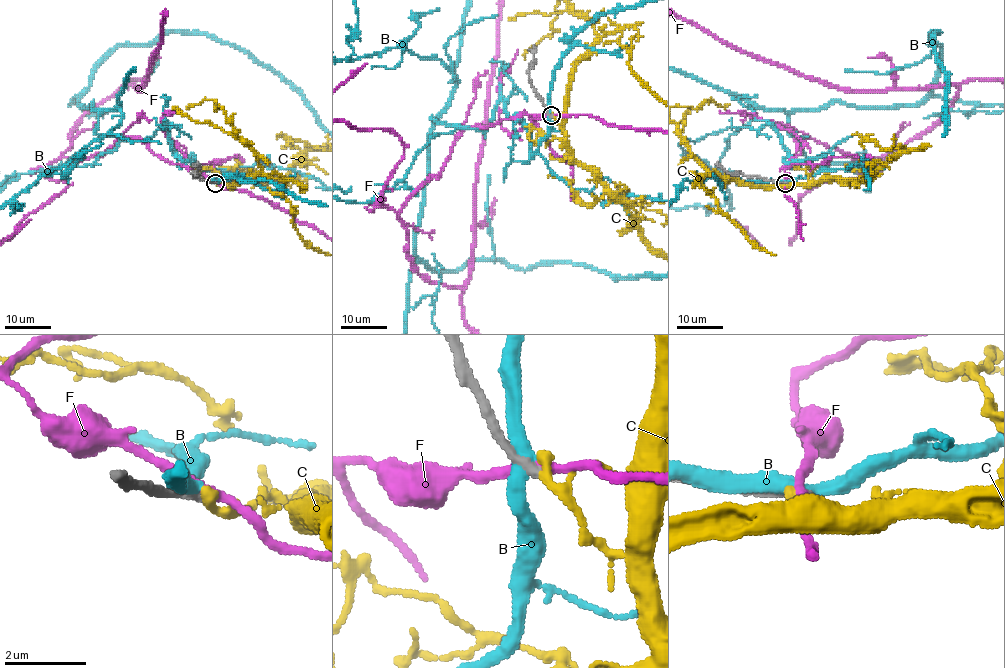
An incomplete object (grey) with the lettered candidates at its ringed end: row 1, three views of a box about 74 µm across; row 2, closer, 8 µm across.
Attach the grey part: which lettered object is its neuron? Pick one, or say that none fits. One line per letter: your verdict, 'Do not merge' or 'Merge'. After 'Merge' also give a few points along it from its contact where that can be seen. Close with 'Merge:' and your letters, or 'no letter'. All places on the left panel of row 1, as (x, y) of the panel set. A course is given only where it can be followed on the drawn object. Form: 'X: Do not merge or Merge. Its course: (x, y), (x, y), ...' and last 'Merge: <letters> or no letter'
B: Do not merge
C: Merge
F: Do not merge
Merge: C

